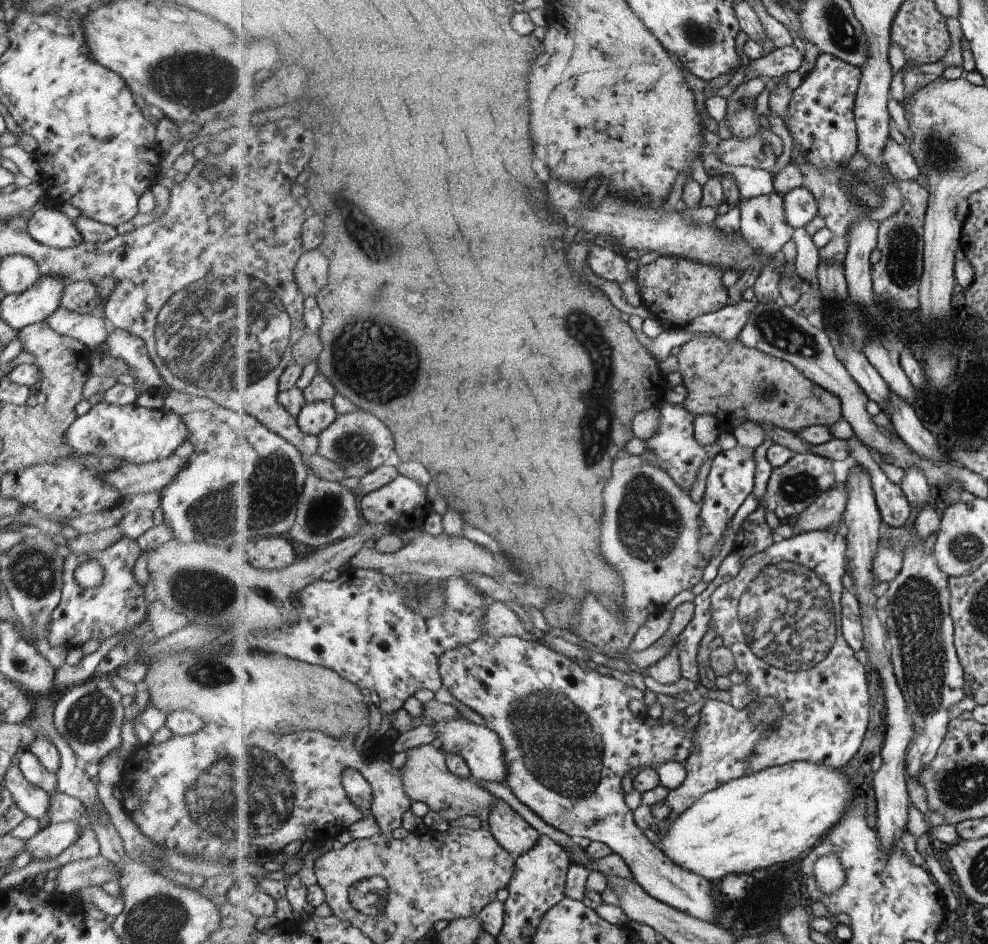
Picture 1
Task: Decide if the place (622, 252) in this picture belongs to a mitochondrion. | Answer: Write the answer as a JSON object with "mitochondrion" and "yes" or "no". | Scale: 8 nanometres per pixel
{"mitochondrion":"no"}

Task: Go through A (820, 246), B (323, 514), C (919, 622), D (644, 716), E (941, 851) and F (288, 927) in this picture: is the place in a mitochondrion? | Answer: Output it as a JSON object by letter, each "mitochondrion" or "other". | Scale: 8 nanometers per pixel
{"A":"other","B":"mitochondrion","C":"mitochondrion","D":"other","E":"other","F":"other"}

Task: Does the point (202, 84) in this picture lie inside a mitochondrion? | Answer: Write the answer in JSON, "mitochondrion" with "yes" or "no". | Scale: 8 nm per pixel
{"mitochondrion":"yes"}

